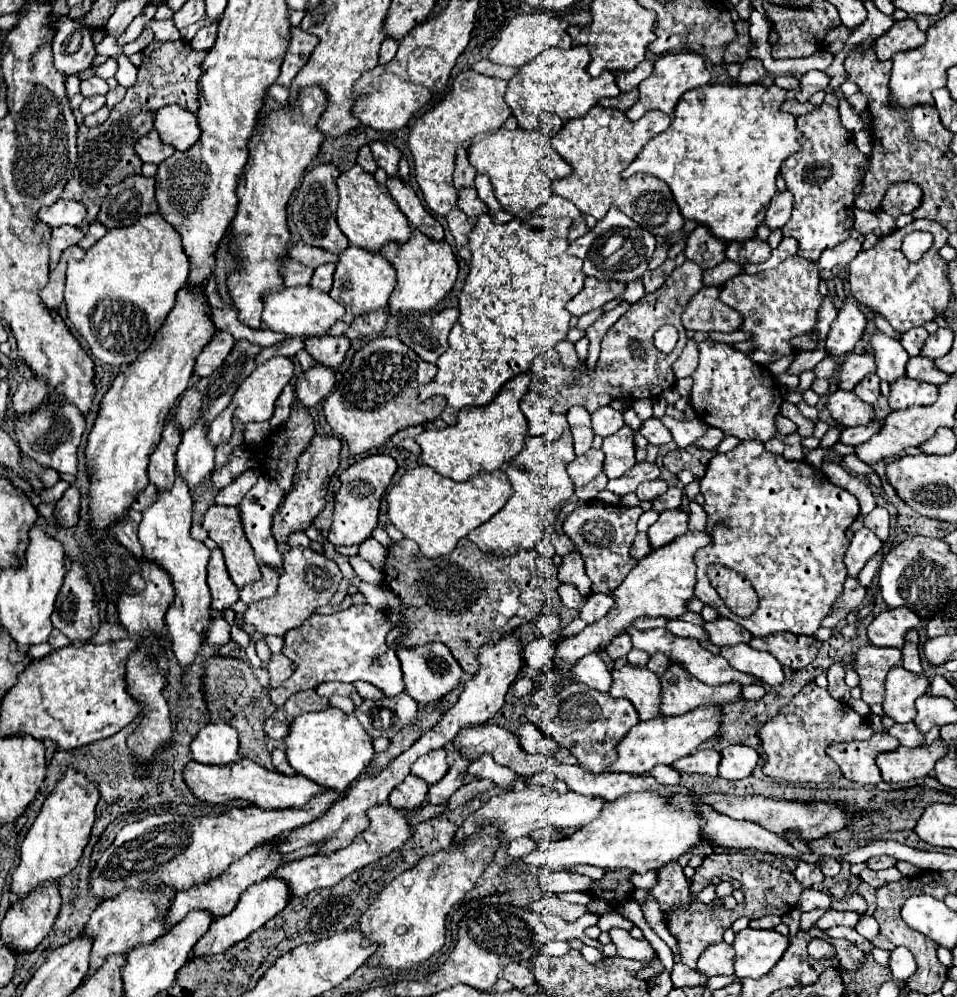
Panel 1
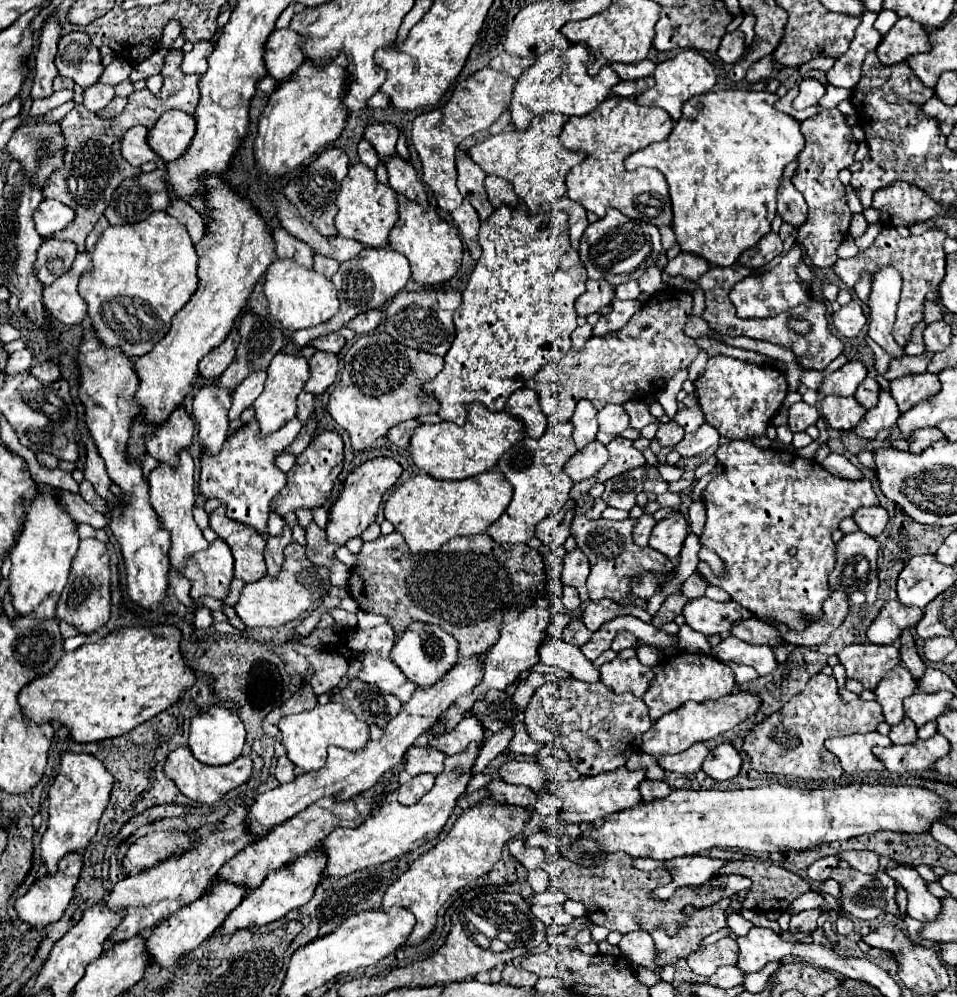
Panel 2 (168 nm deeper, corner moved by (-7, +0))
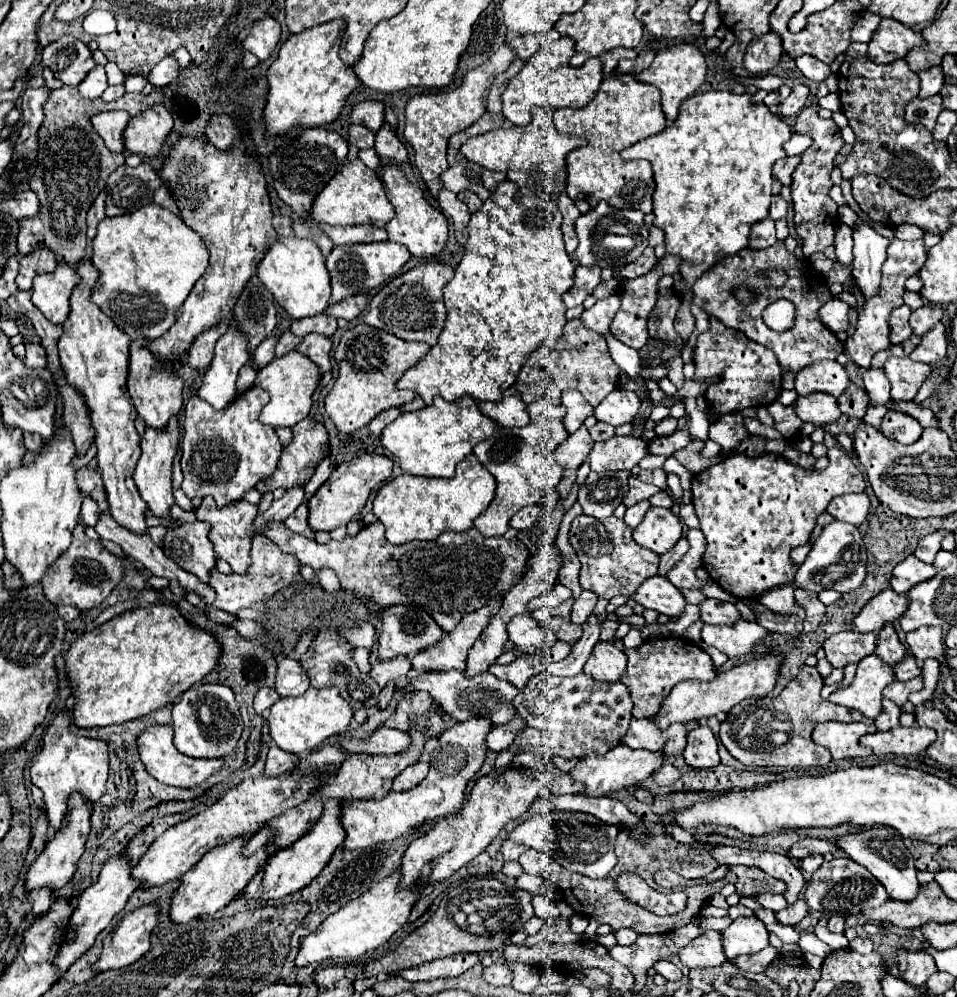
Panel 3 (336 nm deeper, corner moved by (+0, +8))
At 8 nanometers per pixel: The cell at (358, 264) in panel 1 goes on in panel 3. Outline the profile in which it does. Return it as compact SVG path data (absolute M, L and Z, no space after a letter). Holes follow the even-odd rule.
M370 242L370 244L350 244L350 246L336 246L328 258L326 268L332 276L332 296L330 304L354 296L354 294L368 294L372 288L378 288L386 282L390 282L394 276L400 274L400 268L408 262L410 252L402 244L394 242Z

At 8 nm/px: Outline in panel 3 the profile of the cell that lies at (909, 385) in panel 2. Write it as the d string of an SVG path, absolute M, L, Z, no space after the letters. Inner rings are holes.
M890 356L884 364L884 372L892 384L892 398L894 400L912 400L920 386L932 372L932 366L912 362L908 358L894 358Z

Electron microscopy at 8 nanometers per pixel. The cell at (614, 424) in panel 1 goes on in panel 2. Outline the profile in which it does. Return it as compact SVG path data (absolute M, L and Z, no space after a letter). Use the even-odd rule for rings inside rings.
M605 406L599 410L599 430L607 434L621 434L623 430L629 428L629 414L625 412L623 406Z

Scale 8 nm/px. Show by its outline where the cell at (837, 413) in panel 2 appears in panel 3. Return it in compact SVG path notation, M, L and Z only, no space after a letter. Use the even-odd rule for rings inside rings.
M822 392L798 396L794 402L794 408L796 408L796 416L802 422L812 422L816 426L834 422L842 416L840 408L836 408L836 398L830 398L828 394L822 394Z

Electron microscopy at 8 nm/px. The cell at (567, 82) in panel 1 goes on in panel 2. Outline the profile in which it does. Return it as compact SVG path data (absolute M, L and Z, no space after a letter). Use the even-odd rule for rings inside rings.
M573 44L565 52L551 50L539 56L531 68L527 68L515 84L513 102L511 102L511 120L517 130L527 130L529 122L544 111L563 114L563 116L587 116L603 100L609 98L611 88L619 84L619 76L609 68L601 68L597 76L589 76L587 70L595 62L593 52L587 44Z

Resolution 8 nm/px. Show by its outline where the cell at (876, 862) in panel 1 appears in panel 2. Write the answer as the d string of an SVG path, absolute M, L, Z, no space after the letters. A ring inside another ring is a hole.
M847 850L847 852L839 852L841 860L847 860L853 868L857 868L863 874L875 874L881 868L881 856L875 852L867 852L867 850Z

